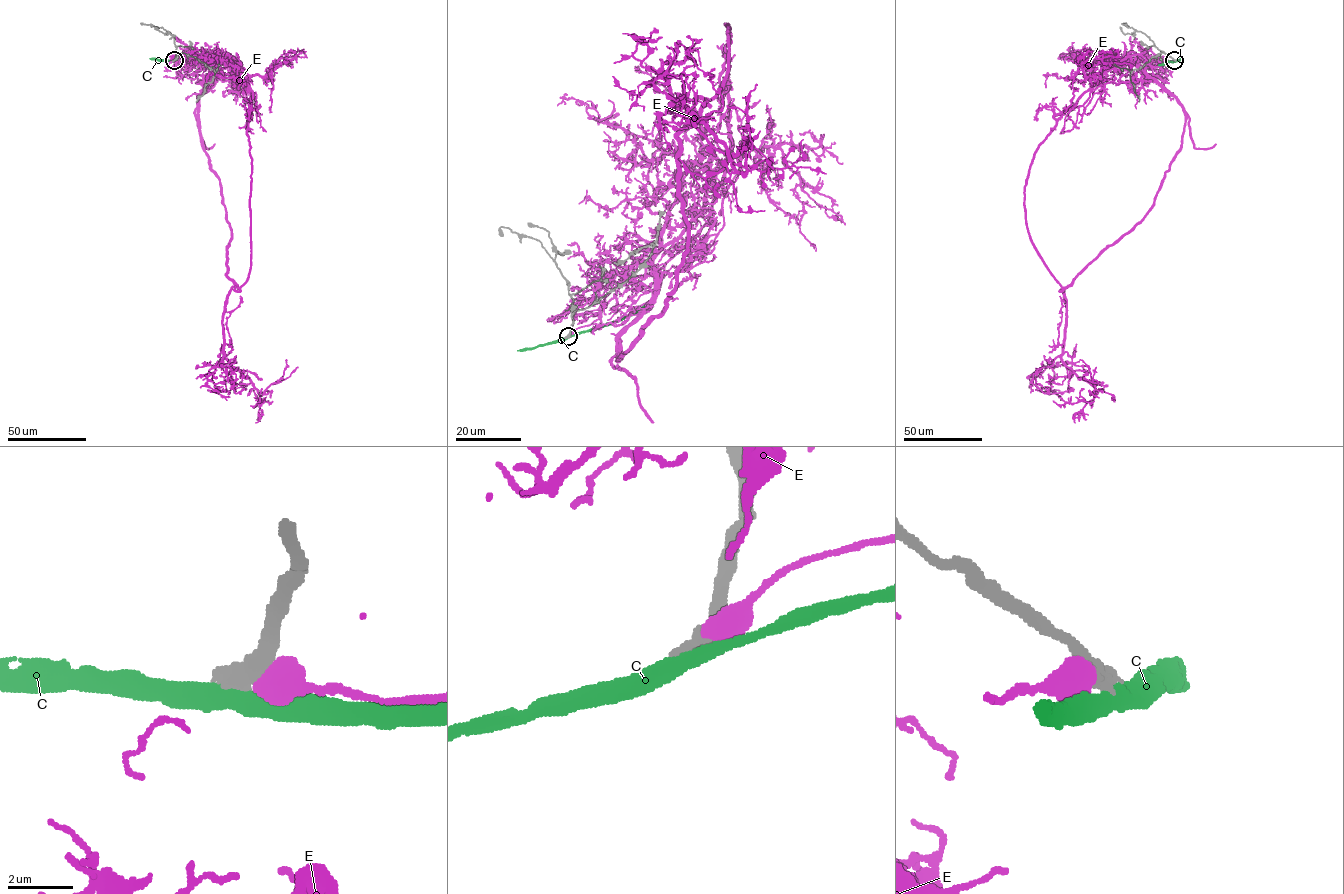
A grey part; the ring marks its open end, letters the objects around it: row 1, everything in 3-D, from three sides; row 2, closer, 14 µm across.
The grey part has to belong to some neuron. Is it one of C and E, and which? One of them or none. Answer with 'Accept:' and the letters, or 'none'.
Accept: none

